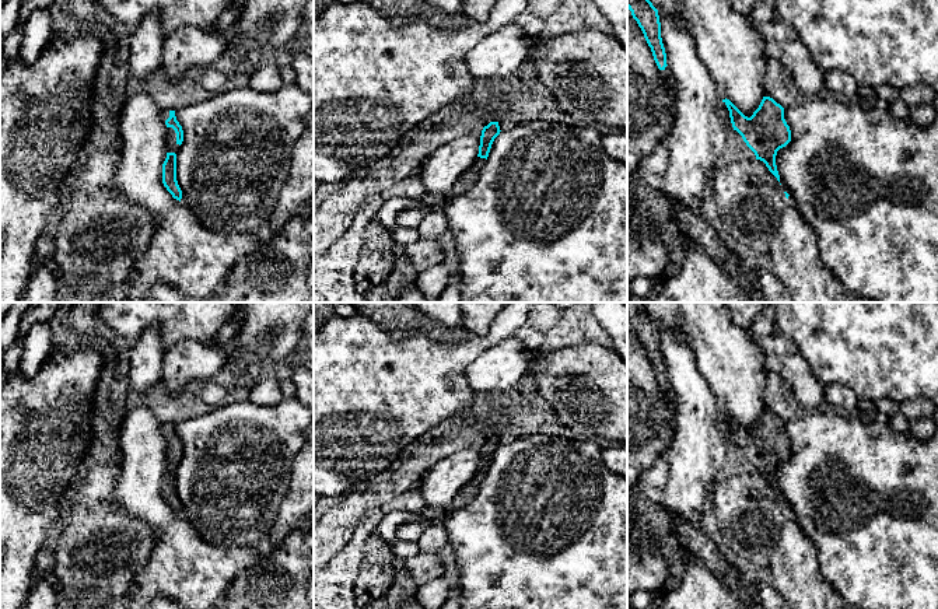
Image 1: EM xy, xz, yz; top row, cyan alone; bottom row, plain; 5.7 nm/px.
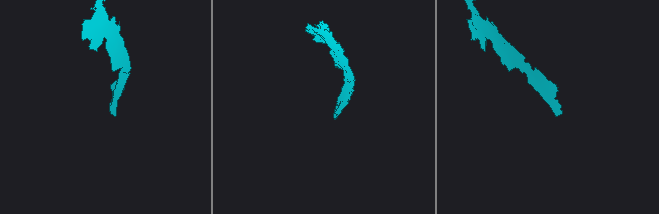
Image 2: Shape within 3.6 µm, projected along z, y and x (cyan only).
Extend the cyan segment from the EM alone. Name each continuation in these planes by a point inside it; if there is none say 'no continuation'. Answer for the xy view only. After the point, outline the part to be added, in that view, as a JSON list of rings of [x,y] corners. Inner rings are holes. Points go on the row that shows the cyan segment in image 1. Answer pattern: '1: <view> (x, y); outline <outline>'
1: xy (171, 144); outline [[[172,127],[168,129],[167,153],[178,153],[179,144],[176,143],[176,133]]]

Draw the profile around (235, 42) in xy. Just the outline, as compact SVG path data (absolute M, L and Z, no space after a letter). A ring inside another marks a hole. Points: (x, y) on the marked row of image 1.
M232 25L231 28L225 29L223 32L227 52L235 57L241 57L248 53L249 45L245 39L245 35L235 27Z

